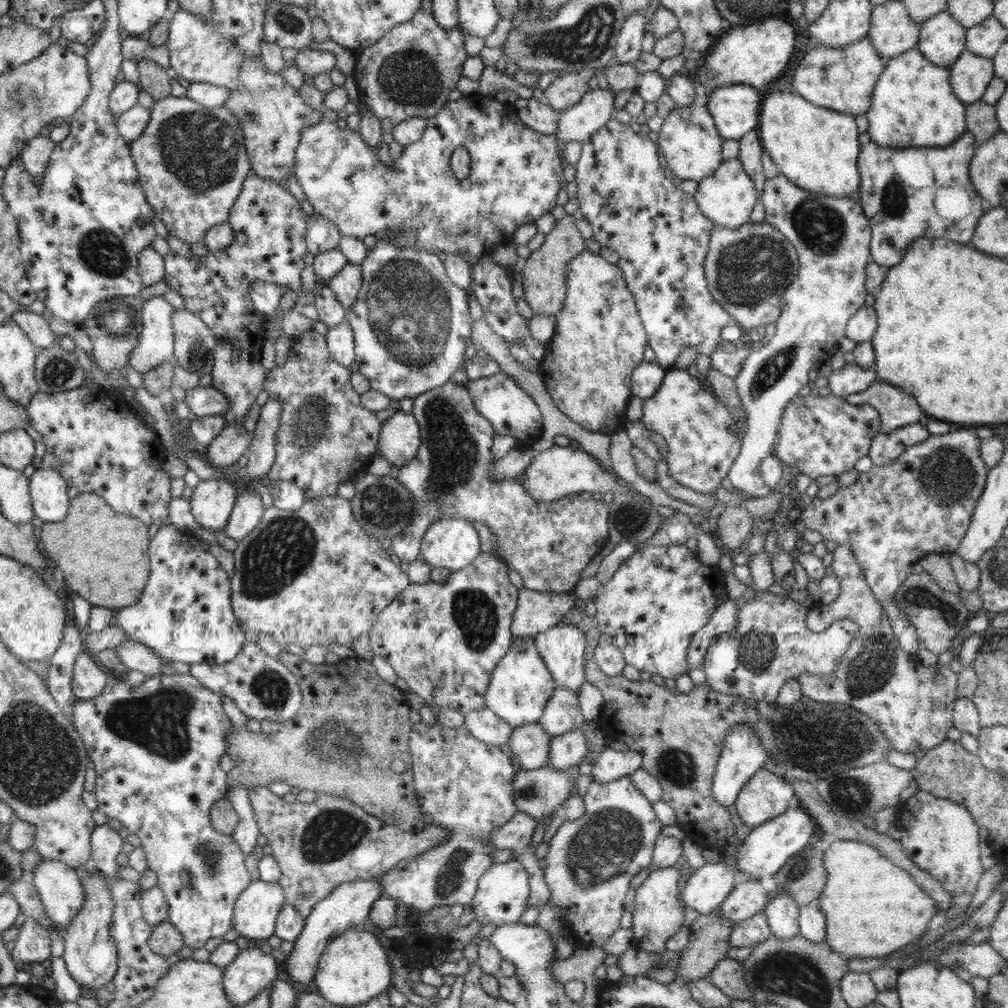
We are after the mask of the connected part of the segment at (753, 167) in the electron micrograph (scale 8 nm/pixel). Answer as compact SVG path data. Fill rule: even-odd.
M758 129L750 130L742 138L739 138L738 141L738 160L742 163L742 167L744 167L744 171L746 171L750 180L754 182L758 195L761 196L767 179L761 163L761 156L764 150L761 145Z

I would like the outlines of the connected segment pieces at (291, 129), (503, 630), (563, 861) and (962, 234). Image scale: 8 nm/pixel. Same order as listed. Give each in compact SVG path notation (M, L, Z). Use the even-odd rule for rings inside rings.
M256 57L241 62L238 86L229 89L228 100L223 105L240 123L252 174L286 189L286 181L294 172L301 128L319 123L322 112L308 106L297 88L292 87L280 73L270 72Z
M481 552L468 566L452 570L444 583L432 580L424 584L410 583L382 609L369 630L374 656L384 658L396 675L406 681L410 692L422 697L429 706L456 710L464 716L474 710L483 710L492 672L514 639L511 624L519 590L510 583L508 569L498 556Z
M631 775L623 776L612 782L606 782L606 784L599 784L596 781L592 781L588 792L582 797L582 800L585 805L584 816L581 816L575 821L564 821L549 842L548 853L545 856L546 868L543 869L544 878L550 890L550 897L547 902L562 908L562 922L565 924L566 929L574 935L574 938L578 939L578 942L586 946L603 946L621 928L620 921L624 910L624 898L626 898L626 893L630 890L630 882L632 882L632 878L638 874L640 869L647 868L652 862L653 848L664 826L658 820L652 804L638 791L638 787L634 787L634 782L631 781Z
M971 131L946 147L888 148L870 141L860 149L858 172L860 172L860 206L869 220L872 261L891 267L902 260L909 245L917 239L946 238L956 243L970 244L978 220L987 208L970 181L970 161L975 153L975 140ZM916 168L932 174L932 184L916 188ZM944 187L960 187L968 191L973 209L962 220L945 220L936 211L936 190Z

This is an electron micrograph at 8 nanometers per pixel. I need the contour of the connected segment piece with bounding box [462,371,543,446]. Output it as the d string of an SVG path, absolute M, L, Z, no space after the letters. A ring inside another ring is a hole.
M505 372L493 374L489 377L466 380L464 384L470 393L471 401L475 409L484 418L487 418L494 429L495 434L510 435L520 440L520 444L532 444L536 438L528 438L530 434L540 431L543 426L543 418L534 399L516 381Z

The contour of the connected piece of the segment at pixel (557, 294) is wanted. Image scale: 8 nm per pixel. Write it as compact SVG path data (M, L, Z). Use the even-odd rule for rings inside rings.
M566 214L557 221L555 228L546 235L540 248L531 252L530 256L519 266L523 276L524 300L530 305L534 315L556 315L562 310L566 300L567 264L578 254L582 254L587 246L584 238L576 229L574 216Z

